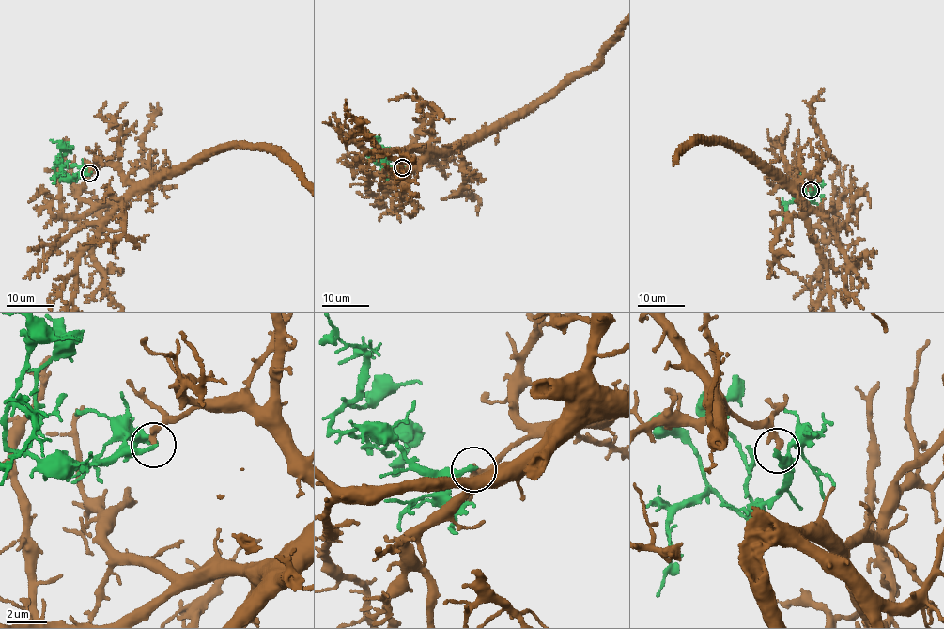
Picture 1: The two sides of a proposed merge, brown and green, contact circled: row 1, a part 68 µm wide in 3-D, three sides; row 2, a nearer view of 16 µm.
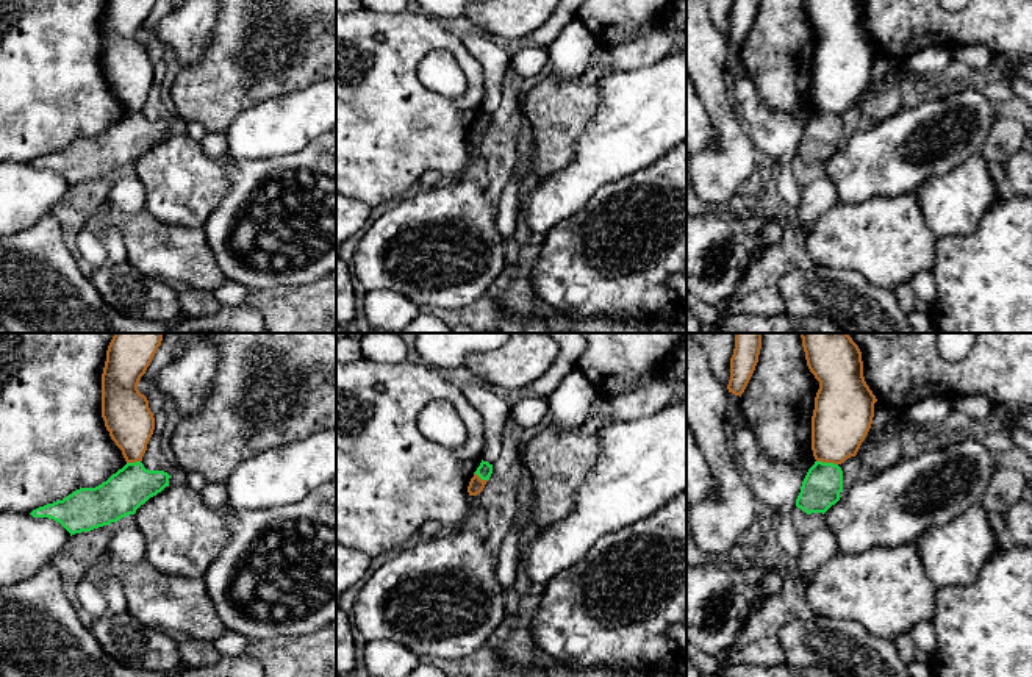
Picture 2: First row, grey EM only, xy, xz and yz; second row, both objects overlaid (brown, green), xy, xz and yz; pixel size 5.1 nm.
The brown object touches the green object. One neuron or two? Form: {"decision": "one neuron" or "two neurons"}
{"decision": "two neurons"}

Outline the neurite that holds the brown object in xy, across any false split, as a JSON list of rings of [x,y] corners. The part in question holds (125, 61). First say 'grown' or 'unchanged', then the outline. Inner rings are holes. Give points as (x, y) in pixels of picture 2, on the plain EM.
unchanged | [[[106,0],[102,67],[127,113],[142,111],[155,80],[149,50],[138,39],[155,3],[156,0]]]

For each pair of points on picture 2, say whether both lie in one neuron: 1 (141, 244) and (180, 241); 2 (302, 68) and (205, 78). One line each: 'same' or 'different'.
1: same
2: same

